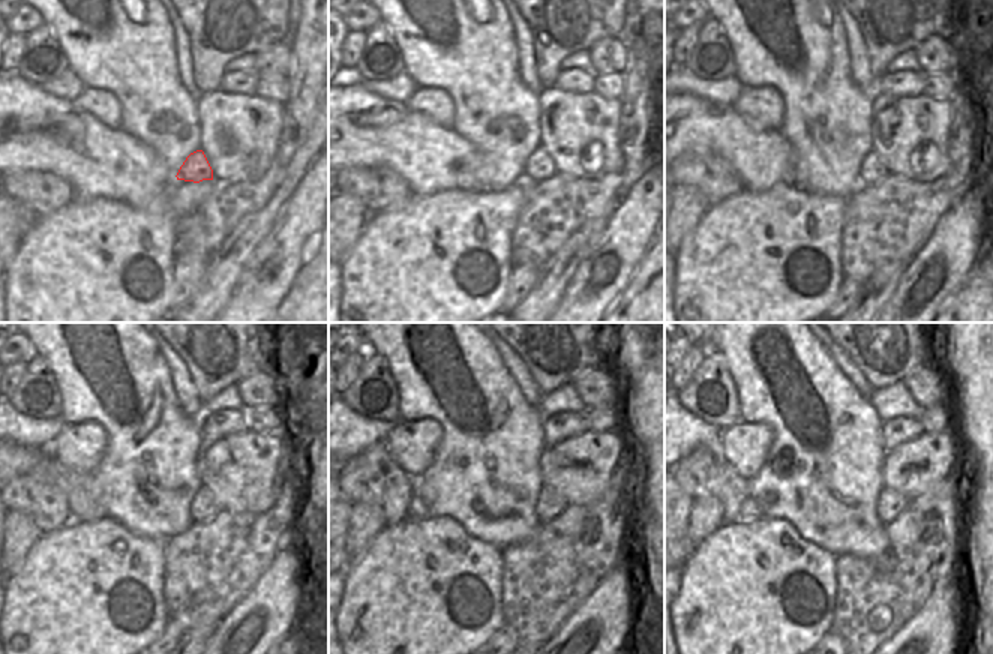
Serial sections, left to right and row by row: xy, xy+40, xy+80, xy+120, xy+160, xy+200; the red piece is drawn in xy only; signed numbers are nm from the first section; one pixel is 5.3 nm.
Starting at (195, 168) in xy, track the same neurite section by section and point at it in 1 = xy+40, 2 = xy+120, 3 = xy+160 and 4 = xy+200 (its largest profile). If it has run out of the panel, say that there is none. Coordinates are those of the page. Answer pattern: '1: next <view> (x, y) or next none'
1: next xy+40 (539, 167)
2: next xy+120 (203, 507)
3: next xy+160 (549, 504)
4: next xy+200 (890, 504)

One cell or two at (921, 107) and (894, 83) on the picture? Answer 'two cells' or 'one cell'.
two cells

